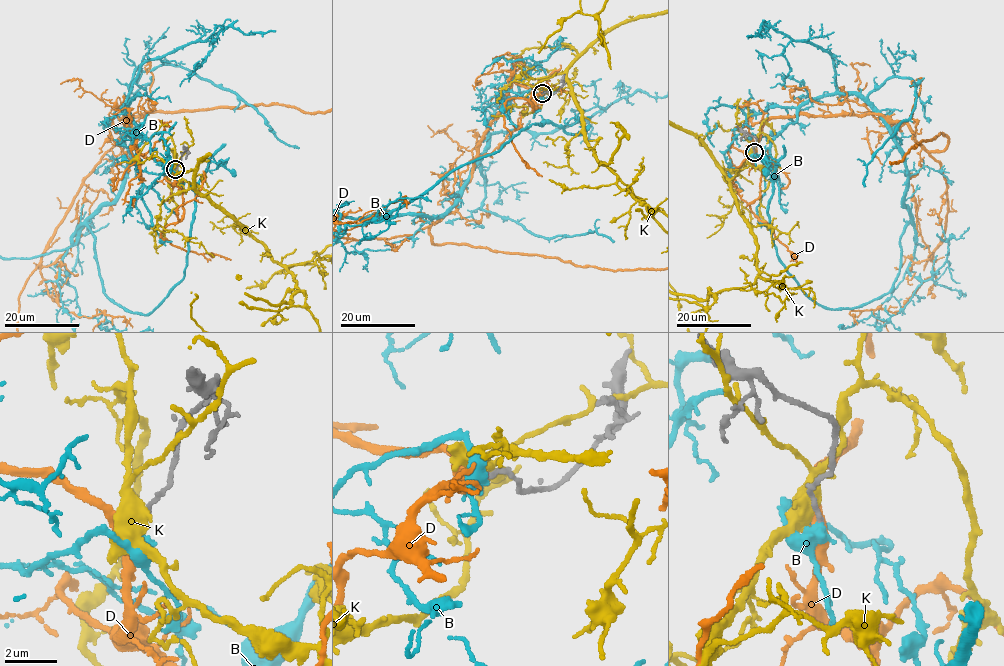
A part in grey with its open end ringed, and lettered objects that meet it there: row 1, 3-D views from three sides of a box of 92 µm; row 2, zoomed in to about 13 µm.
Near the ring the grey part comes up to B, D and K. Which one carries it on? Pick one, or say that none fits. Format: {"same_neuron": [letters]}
{"same_neuron": ["D"]}

